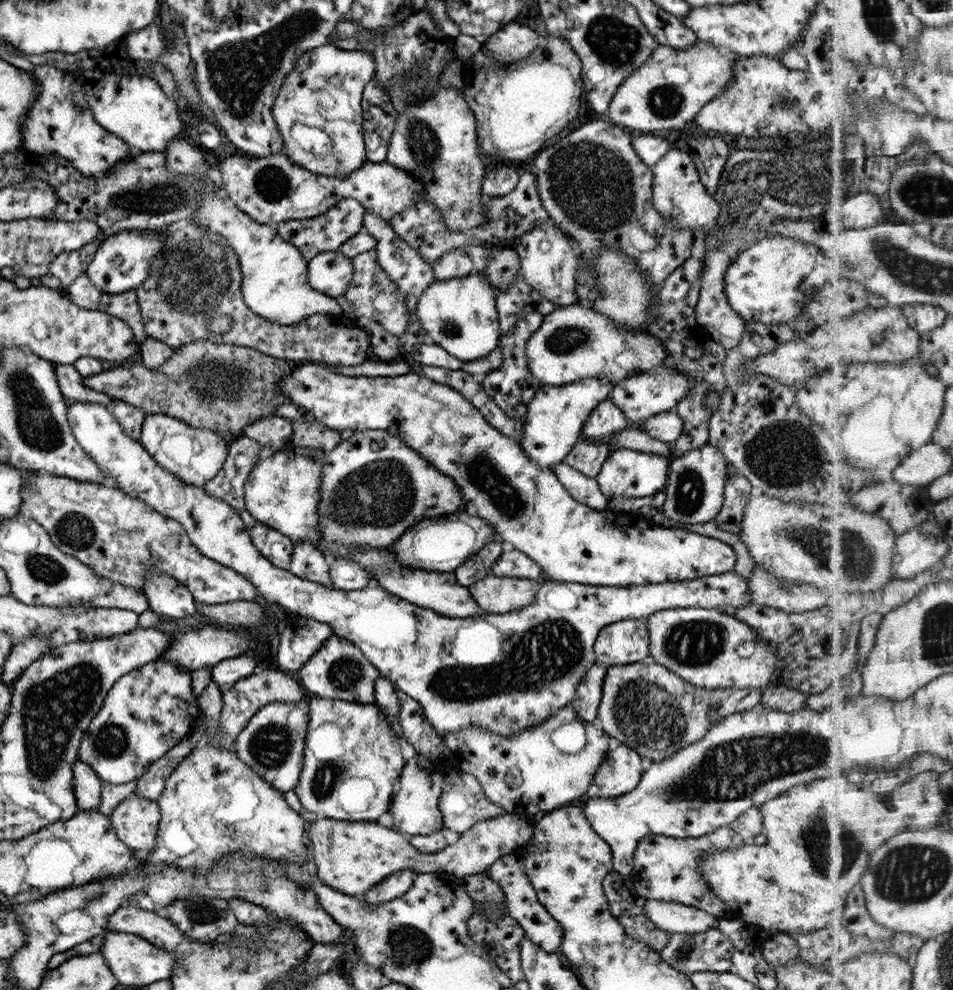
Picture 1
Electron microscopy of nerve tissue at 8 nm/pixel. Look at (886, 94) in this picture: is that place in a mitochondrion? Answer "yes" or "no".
no

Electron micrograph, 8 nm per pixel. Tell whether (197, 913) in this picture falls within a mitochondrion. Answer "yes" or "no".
yes

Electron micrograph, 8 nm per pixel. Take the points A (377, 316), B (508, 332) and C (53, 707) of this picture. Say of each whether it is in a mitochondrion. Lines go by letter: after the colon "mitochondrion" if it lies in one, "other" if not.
A: other
B: other
C: mitochondrion

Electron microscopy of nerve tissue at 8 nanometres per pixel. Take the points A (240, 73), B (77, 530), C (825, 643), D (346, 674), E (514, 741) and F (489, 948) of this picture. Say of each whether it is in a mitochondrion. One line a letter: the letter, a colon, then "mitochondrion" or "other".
A: mitochondrion
B: mitochondrion
C: other
D: mitochondrion
E: other
F: other

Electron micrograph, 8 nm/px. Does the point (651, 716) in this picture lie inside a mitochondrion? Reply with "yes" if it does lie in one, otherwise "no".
yes

